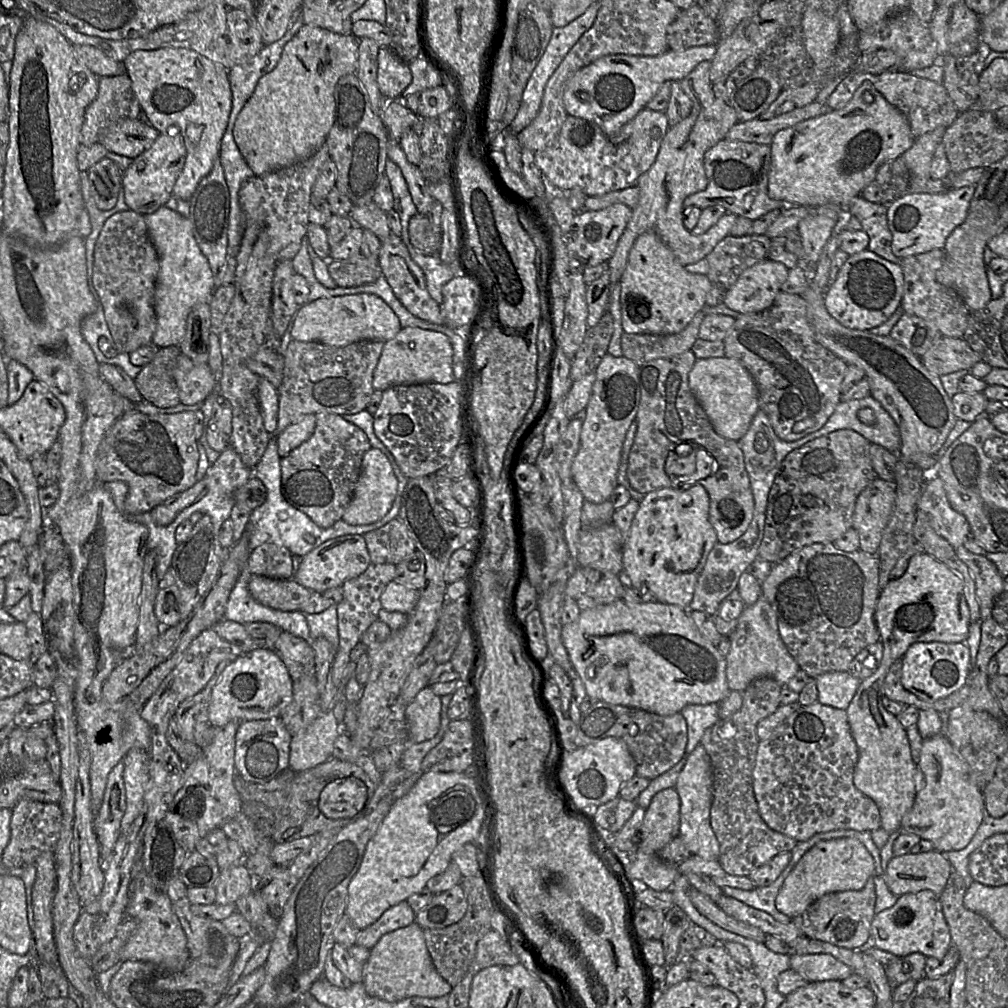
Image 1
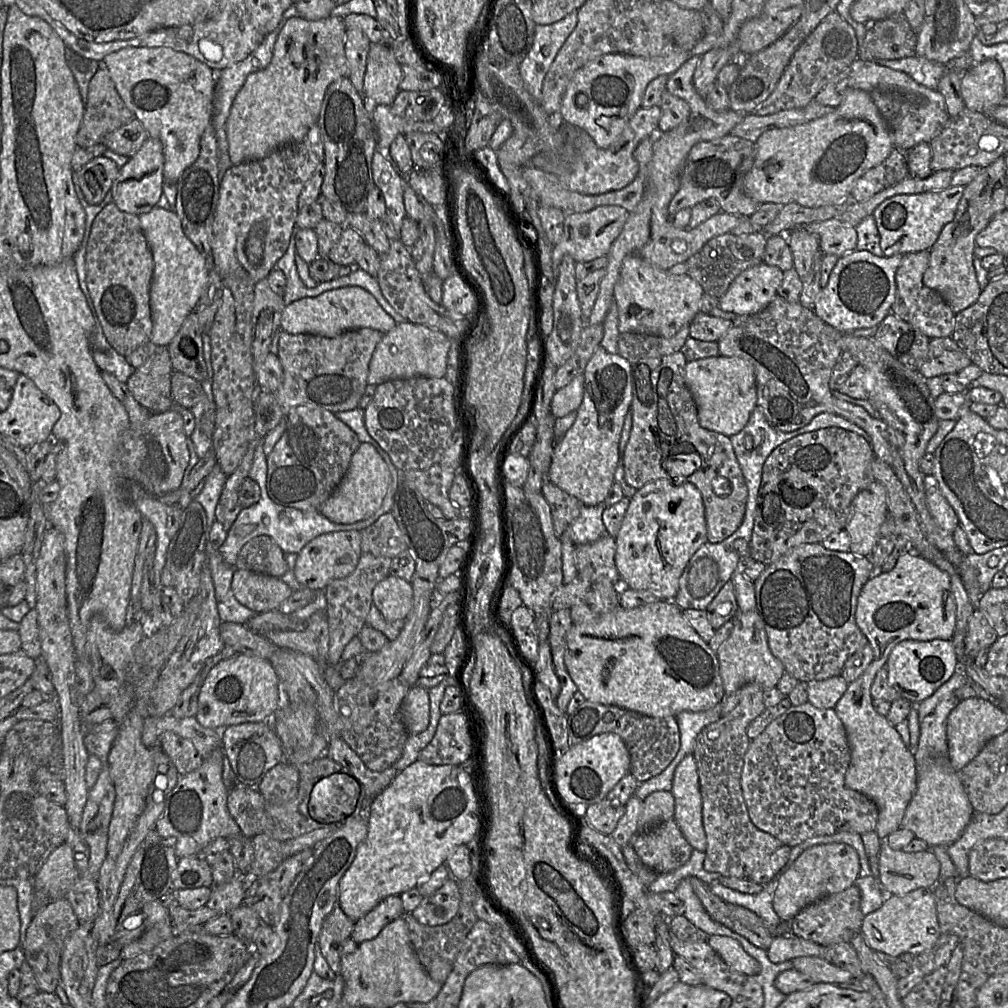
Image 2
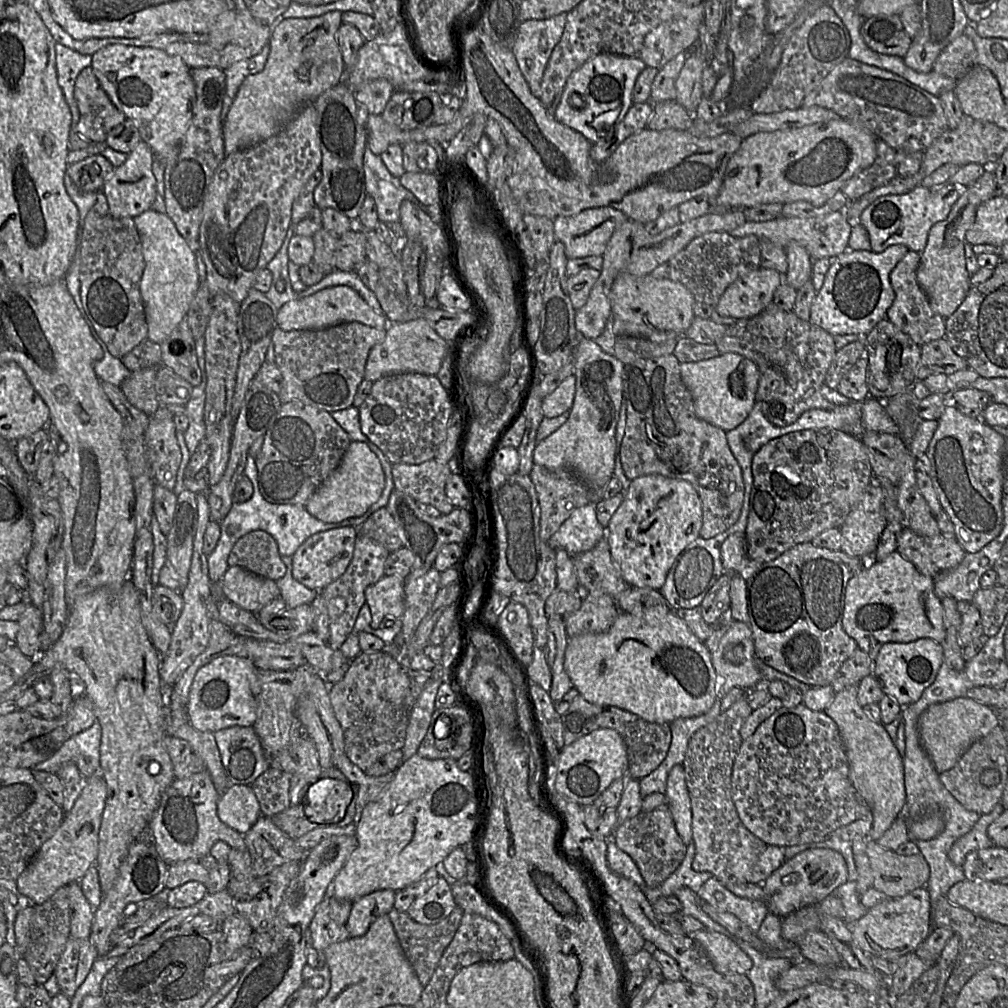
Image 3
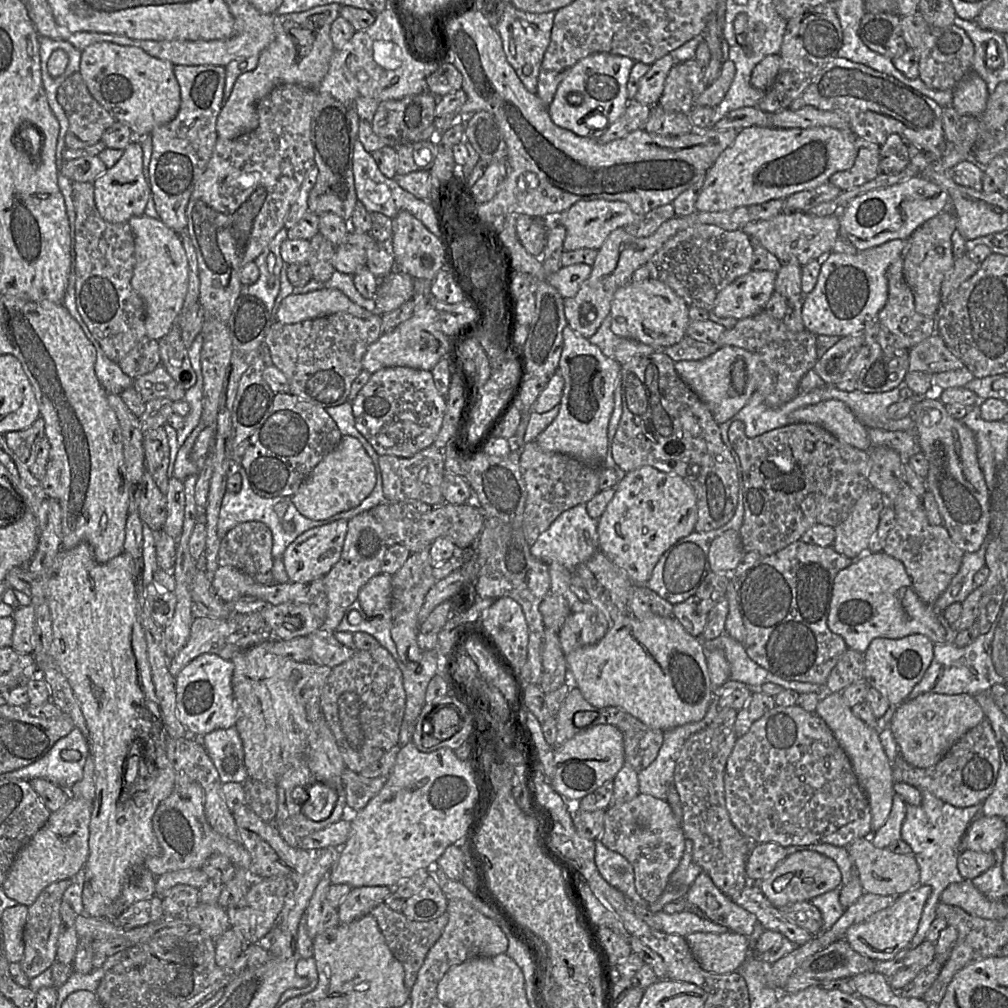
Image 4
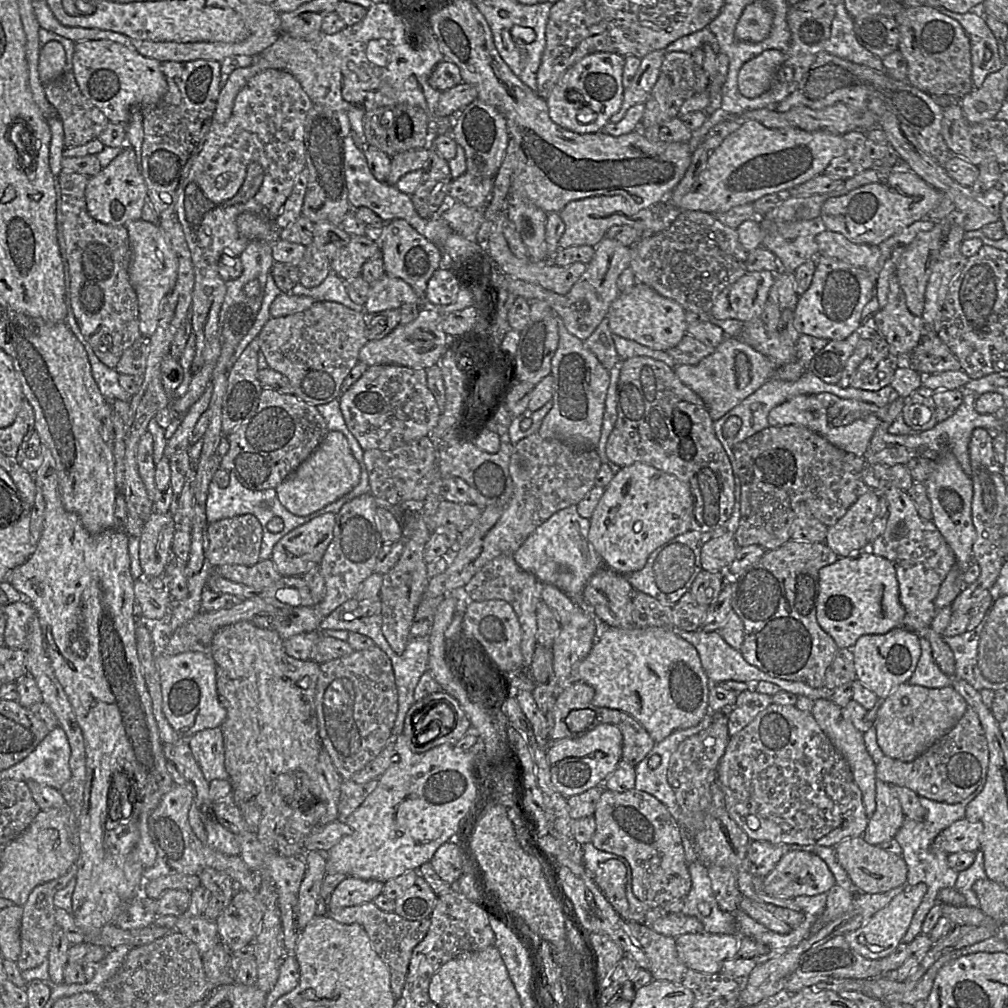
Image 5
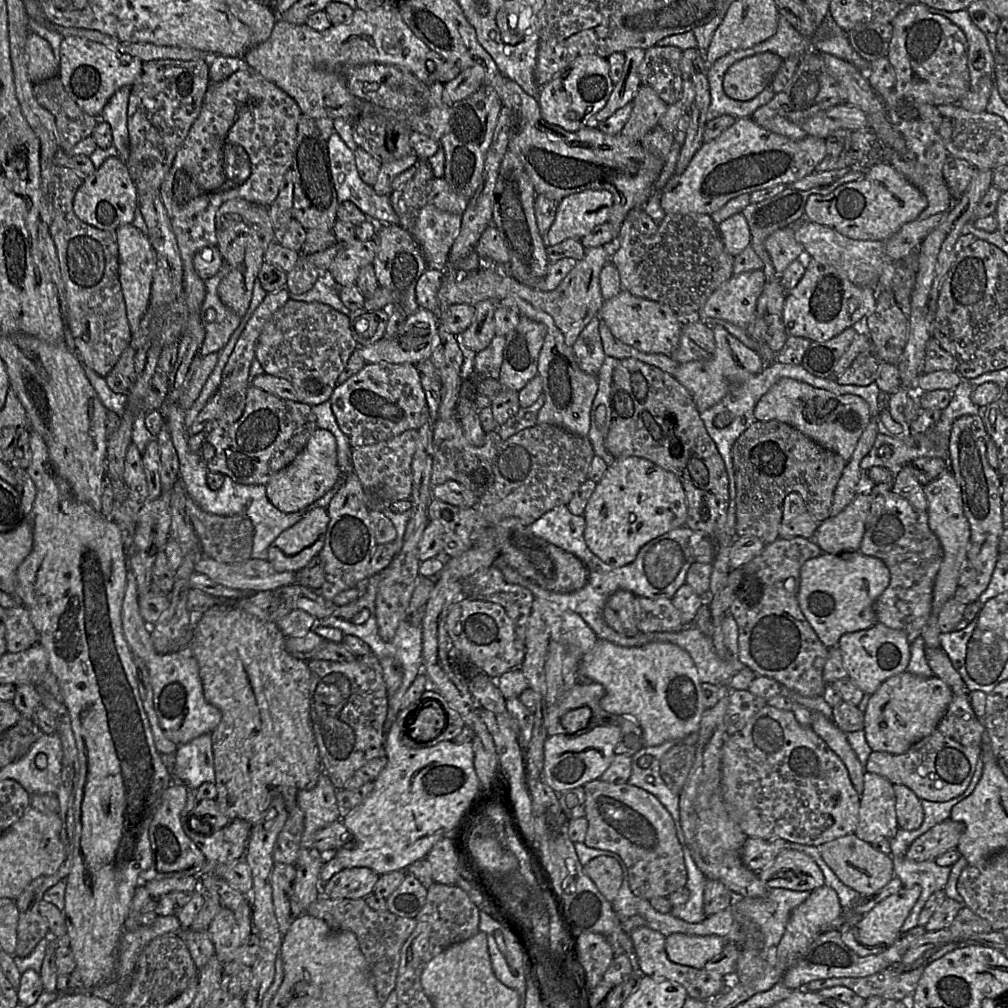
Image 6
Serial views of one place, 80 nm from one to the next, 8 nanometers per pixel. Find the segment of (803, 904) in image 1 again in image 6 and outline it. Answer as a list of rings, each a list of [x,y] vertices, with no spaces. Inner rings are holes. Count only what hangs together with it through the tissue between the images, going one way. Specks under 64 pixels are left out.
[[[787,849],[758,873],[760,880],[771,889],[813,891],[824,886],[823,872],[809,855]]]

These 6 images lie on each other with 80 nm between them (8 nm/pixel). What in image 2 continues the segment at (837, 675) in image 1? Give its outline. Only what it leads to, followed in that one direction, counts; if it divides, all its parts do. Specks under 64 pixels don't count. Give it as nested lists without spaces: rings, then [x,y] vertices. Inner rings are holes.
[[[839,675],[820,681],[813,680],[807,685],[808,703],[820,709],[834,709],[849,684]]]

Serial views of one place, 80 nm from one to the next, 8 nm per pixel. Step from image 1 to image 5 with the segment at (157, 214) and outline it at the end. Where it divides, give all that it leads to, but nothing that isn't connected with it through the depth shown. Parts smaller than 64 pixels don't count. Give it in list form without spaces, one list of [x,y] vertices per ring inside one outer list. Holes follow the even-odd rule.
[[[140,218],[128,222],[125,227],[131,245],[129,281],[138,300],[139,330],[141,336],[150,338],[157,329],[162,305],[177,282],[178,256],[170,239],[158,223],[147,222]]]

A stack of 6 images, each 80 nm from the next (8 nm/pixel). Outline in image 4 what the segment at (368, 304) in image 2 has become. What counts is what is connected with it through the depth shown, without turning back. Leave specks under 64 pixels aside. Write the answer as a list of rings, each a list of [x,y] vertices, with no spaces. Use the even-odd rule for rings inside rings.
[[[322,289],[286,296],[275,311],[274,319],[282,324],[296,324],[339,312],[363,319],[373,315],[373,312],[357,305],[340,290]]]

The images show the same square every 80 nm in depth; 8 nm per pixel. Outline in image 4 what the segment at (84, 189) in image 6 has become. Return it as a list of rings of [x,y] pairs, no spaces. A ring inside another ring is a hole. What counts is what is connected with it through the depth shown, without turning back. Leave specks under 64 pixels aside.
[[[132,141],[123,151],[123,155],[118,162],[96,178],[93,186],[95,206],[105,221],[126,223],[132,217],[144,214],[152,193],[144,171],[143,150],[140,143]]]

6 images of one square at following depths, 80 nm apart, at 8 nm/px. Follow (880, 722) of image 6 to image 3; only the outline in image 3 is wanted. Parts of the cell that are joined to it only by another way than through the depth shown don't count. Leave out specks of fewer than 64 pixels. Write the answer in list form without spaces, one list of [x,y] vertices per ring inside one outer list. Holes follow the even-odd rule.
[[[956,698],[929,706],[917,720],[917,731],[922,747],[930,757],[937,772],[955,766],[959,758],[978,739],[1000,725],[998,713],[971,698]]]

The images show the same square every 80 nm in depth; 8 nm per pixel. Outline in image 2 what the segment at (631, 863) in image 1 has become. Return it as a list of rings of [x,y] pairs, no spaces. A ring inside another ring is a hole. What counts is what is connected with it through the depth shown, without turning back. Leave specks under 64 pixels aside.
[[[671,791],[652,792],[642,802],[643,810],[638,821],[638,833],[674,818],[675,800]]]

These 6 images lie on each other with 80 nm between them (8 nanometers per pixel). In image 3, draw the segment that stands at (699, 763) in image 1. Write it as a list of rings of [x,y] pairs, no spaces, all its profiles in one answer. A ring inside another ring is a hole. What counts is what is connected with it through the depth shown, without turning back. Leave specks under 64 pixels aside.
[[[682,763],[675,765],[667,779],[666,797],[678,834],[688,845],[693,842],[691,801]]]

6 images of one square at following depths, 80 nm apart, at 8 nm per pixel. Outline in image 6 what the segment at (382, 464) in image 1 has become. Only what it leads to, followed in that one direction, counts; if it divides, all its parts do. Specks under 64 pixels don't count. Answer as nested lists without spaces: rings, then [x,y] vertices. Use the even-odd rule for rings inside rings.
[[[318,428],[293,462],[274,474],[265,487],[269,501],[276,508],[285,513],[296,513],[332,491],[341,480],[336,438],[330,431]]]

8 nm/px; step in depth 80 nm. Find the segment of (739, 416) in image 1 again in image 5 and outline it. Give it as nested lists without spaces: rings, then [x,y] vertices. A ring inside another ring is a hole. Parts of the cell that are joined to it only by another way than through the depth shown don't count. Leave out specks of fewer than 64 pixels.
[[[725,336],[715,351],[695,365],[680,364],[673,368],[677,377],[693,390],[706,405],[713,421],[719,420],[745,398],[775,376],[777,365],[737,338]]]

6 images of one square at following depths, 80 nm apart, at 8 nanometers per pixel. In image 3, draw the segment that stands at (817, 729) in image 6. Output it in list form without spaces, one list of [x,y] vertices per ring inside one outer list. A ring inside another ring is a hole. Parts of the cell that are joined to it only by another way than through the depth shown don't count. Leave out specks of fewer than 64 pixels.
[[[854,684],[835,694],[833,700],[825,708],[824,713],[836,723],[845,753],[849,764],[849,779],[867,802],[873,813],[873,824],[869,837],[877,841],[892,825],[895,819],[905,812],[906,809],[906,790],[904,781],[903,759],[898,749],[893,743],[885,725],[881,722],[874,722],[864,713],[862,706],[857,700],[858,685]]]

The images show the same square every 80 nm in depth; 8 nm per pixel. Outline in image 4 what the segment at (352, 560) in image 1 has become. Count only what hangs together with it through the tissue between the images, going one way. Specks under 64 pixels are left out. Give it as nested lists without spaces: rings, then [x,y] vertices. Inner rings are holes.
[[[340,519],[309,529],[297,537],[282,555],[290,581],[308,585],[317,578],[323,578],[339,561],[347,530],[348,521]]]

